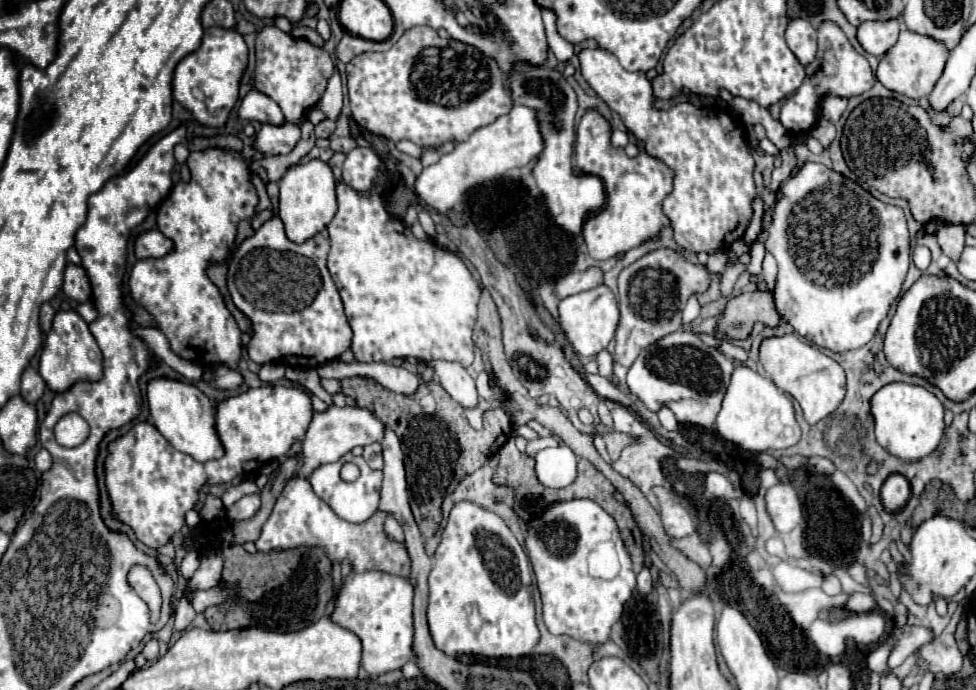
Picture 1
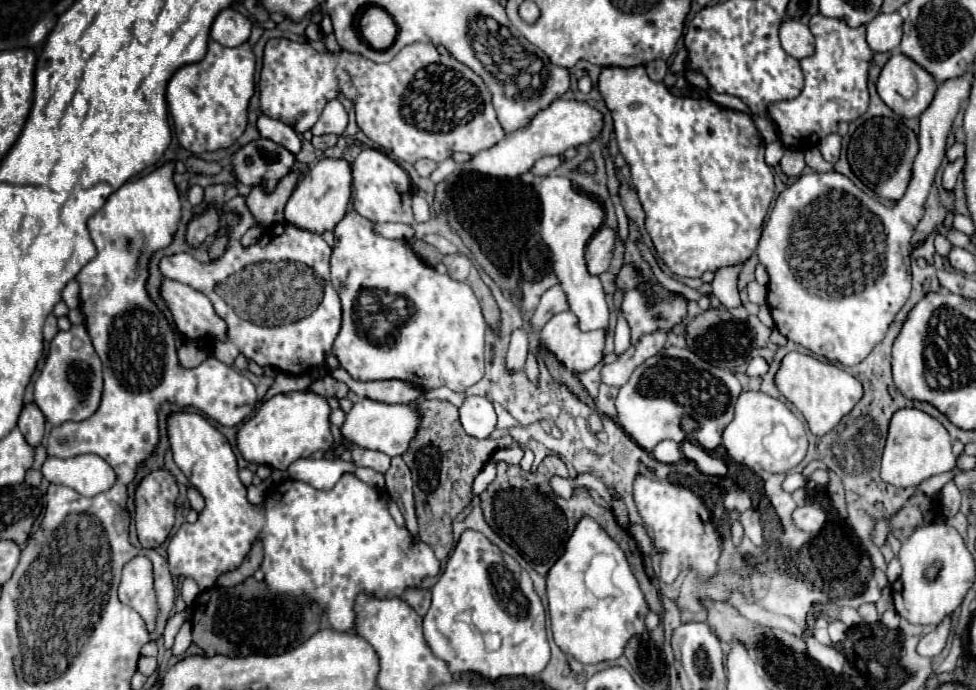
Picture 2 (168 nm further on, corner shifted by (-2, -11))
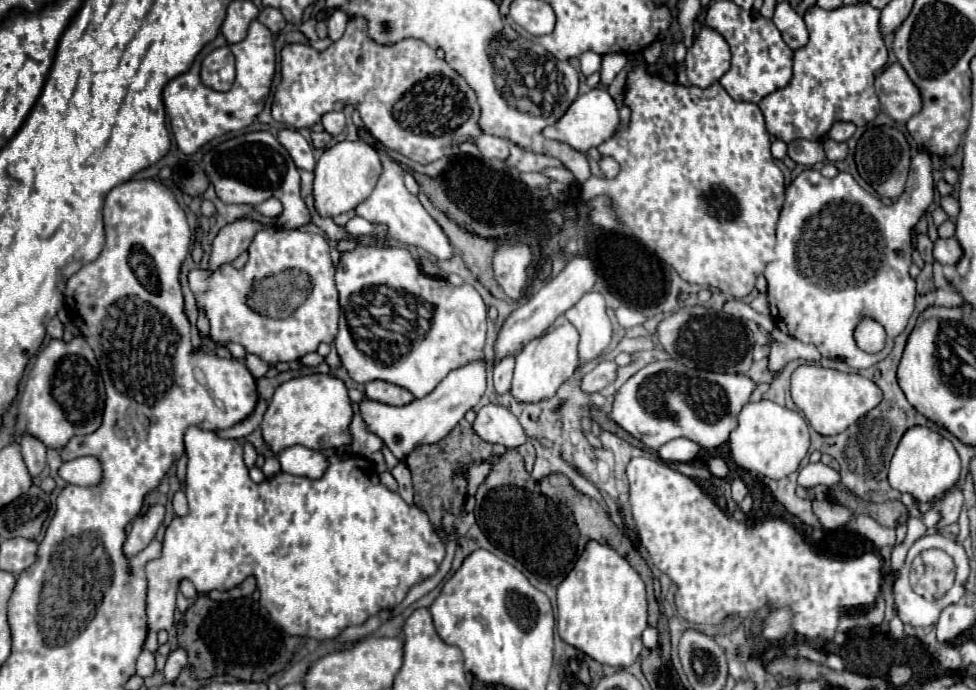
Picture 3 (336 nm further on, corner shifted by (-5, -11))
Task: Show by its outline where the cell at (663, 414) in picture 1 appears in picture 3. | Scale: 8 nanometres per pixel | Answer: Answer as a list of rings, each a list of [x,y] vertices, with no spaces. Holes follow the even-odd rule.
[[[673,439],[659,449],[659,457],[667,463],[689,463],[695,459],[699,445],[689,439]]]

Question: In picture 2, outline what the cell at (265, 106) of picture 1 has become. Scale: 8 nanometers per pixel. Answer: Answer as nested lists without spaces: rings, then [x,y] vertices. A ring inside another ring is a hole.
[[[260,115],[258,119],[258,131],[262,137],[266,139],[272,139],[274,143],[286,147],[290,153],[300,153],[302,149],[302,139],[300,135],[286,123],[278,121],[278,119],[272,119],[272,117],[266,117],[266,115]]]

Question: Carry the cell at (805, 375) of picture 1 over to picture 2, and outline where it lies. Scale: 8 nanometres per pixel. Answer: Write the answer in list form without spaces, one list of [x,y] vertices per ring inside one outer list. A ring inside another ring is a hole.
[[[796,351],[784,357],[782,367],[776,373],[776,385],[780,393],[806,417],[810,431],[818,437],[834,429],[842,421],[842,417],[854,409],[864,393],[860,381],[856,381],[856,377],[848,375],[844,369]]]

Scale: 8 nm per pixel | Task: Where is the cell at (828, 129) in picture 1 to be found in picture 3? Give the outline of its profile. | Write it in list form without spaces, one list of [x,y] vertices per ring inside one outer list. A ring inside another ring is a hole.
[[[825,139],[825,143],[823,143],[823,147],[825,147],[825,157],[827,157],[827,161],[841,161],[841,159],[845,159],[845,155],[847,155],[847,145],[845,143],[837,143],[837,141],[833,141],[833,139]]]

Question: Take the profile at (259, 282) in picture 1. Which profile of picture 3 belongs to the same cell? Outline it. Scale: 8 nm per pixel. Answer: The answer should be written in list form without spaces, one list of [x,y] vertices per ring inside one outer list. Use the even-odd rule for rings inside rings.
[[[273,227],[273,229],[259,231],[255,235],[253,249],[249,249],[249,261],[245,263],[245,267],[235,269],[231,263],[225,263],[215,271],[195,267],[189,271],[189,287],[197,299],[199,313],[205,313],[205,317],[211,323],[211,341],[217,347],[219,343],[221,345],[241,343],[247,349],[247,353],[259,355],[263,361],[275,365],[279,361],[297,361],[303,355],[317,351],[319,343],[329,343],[329,345],[333,343],[337,335],[337,319],[341,311],[333,273],[335,269],[329,255],[329,245],[323,235],[307,233],[301,229]]]

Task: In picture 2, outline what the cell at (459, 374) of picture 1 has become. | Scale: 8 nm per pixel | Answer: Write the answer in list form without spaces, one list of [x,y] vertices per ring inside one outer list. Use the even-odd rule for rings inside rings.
[[[466,397],[460,407],[460,421],[468,435],[476,439],[486,439],[496,429],[496,411],[486,397]]]

